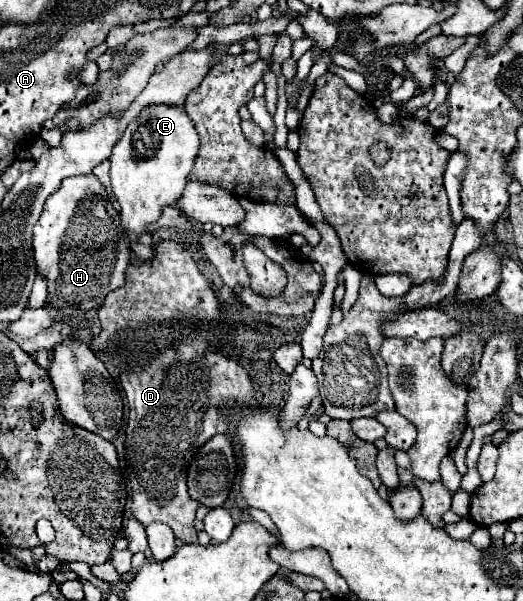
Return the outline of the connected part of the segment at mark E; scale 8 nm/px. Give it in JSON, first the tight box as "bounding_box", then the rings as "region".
{"bounding_box":[109,106,199,238],"region":[[[147,106],[147,110],[139,112],[139,118],[133,118],[129,122],[125,134],[119,138],[109,158],[111,184],[121,204],[121,224],[127,230],[129,238],[137,238],[141,232],[147,232],[147,226],[159,220],[163,206],[175,204],[175,200],[181,196],[187,184],[187,176],[193,168],[197,152],[199,152],[199,134],[195,130],[195,124],[183,110],[183,106]]]}

